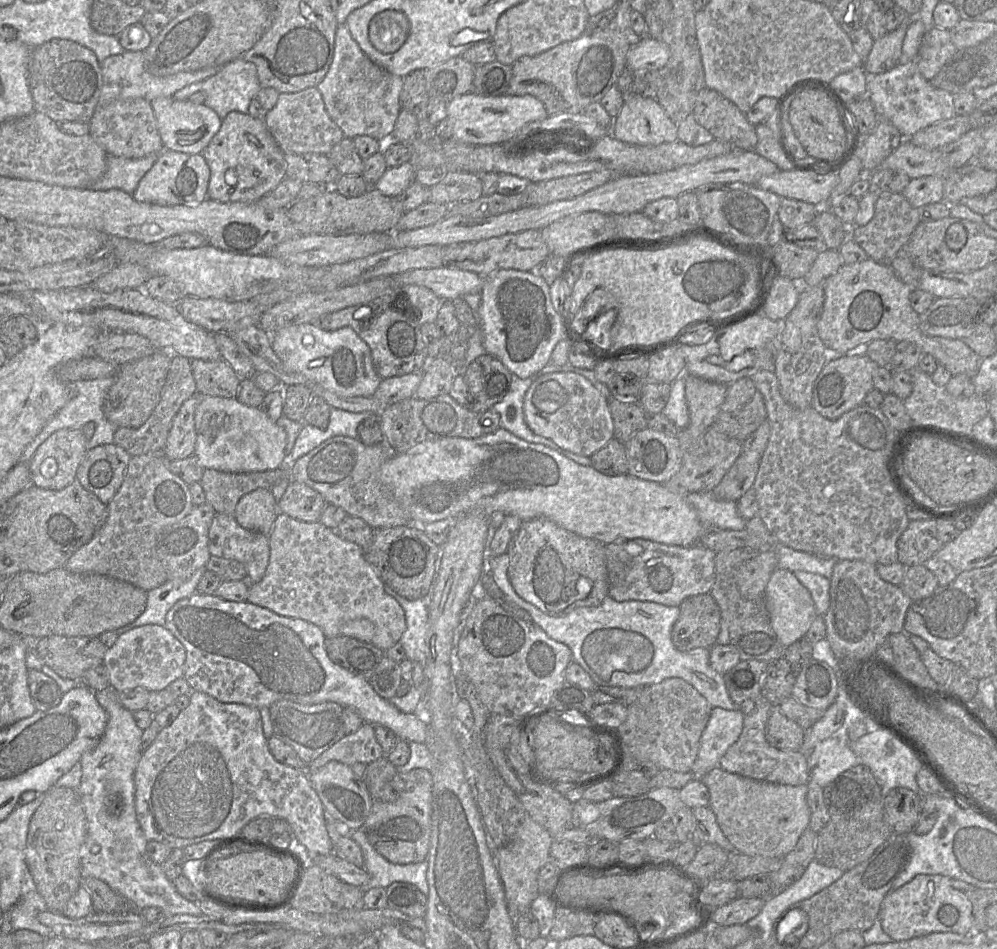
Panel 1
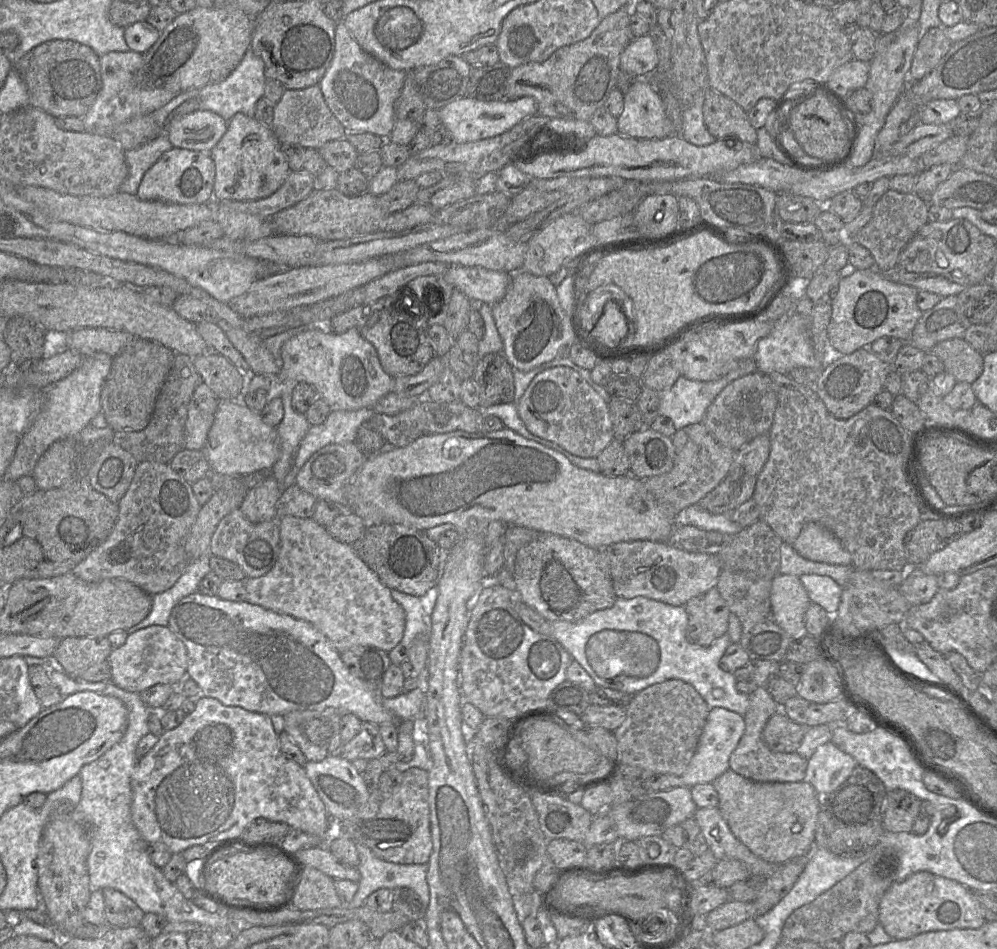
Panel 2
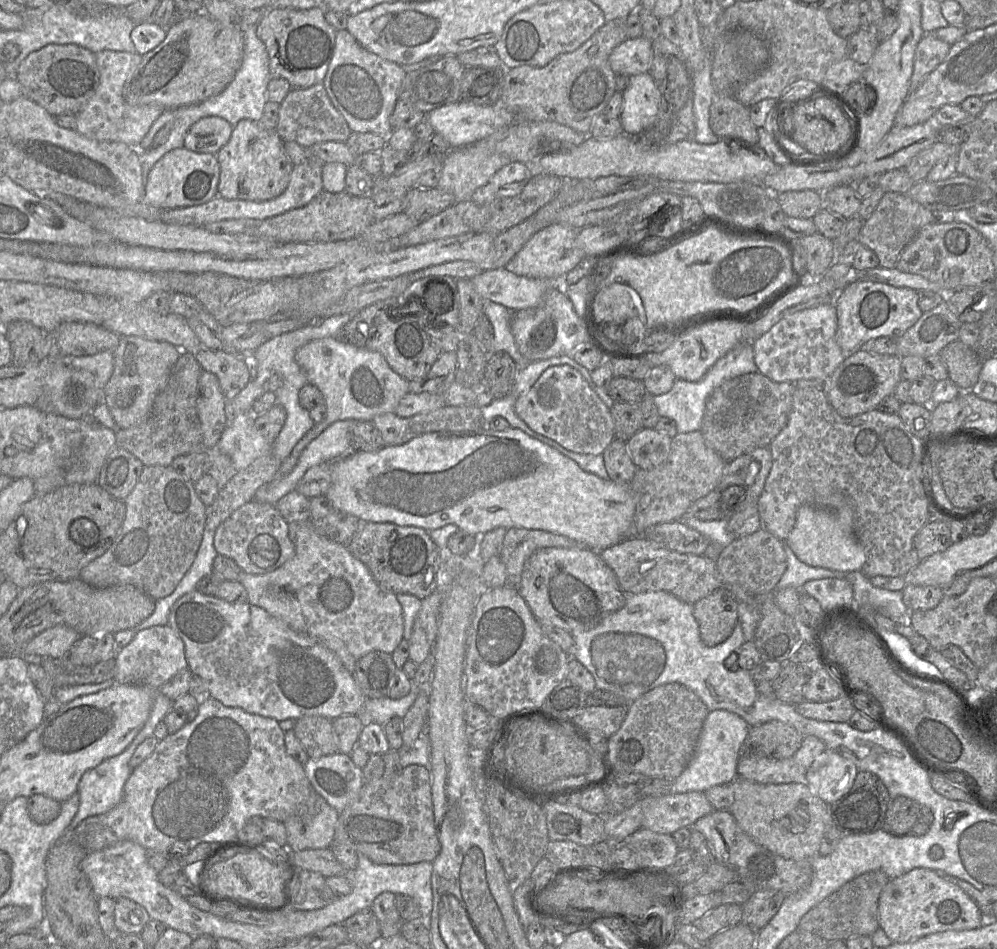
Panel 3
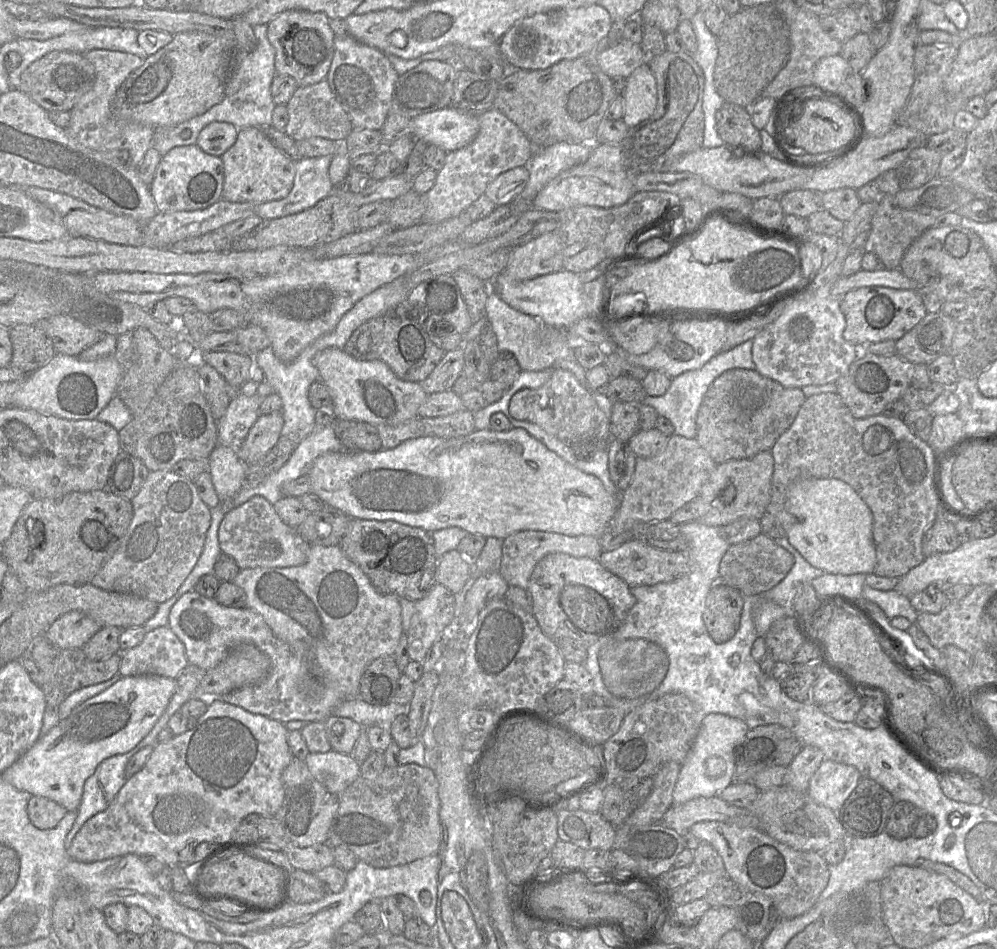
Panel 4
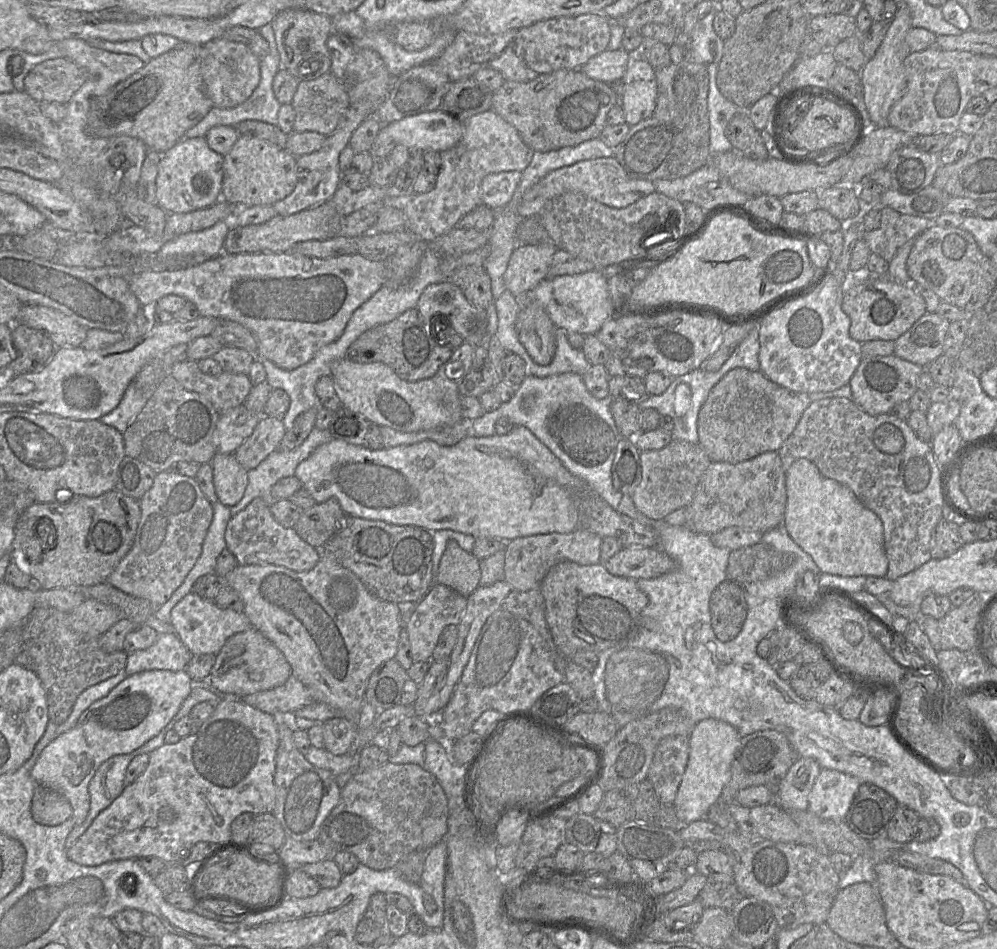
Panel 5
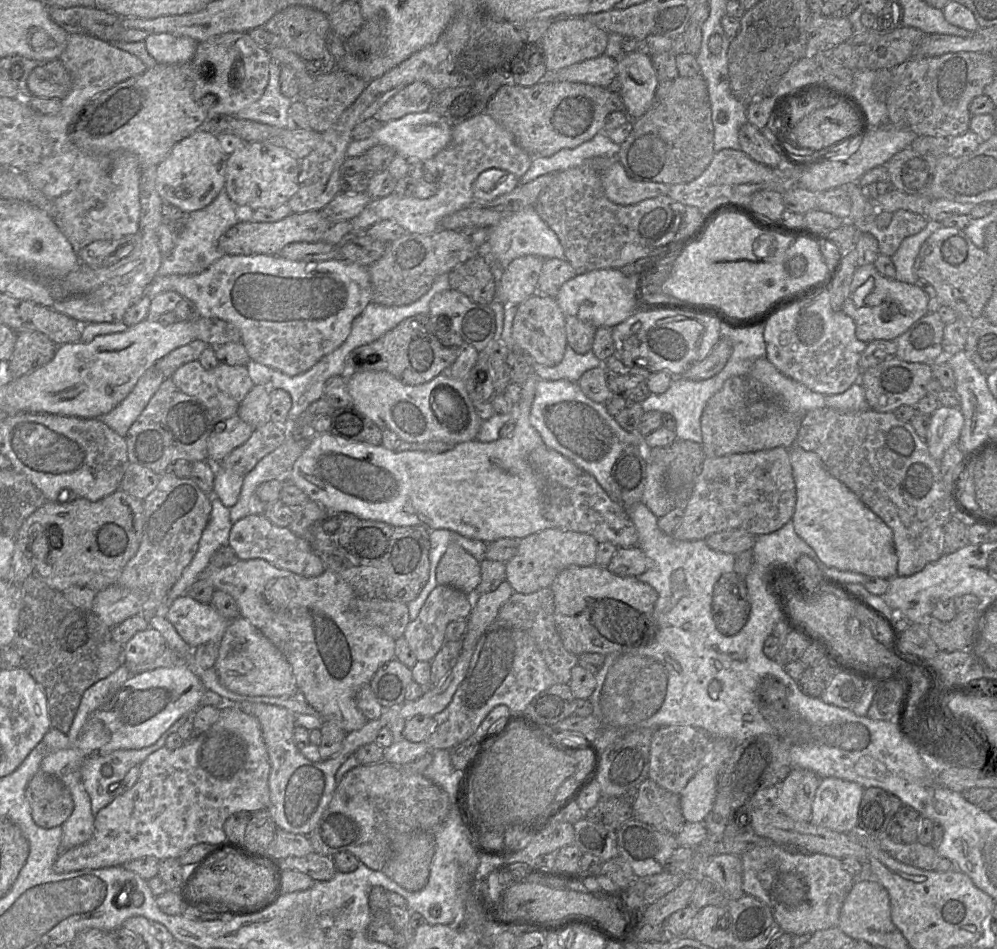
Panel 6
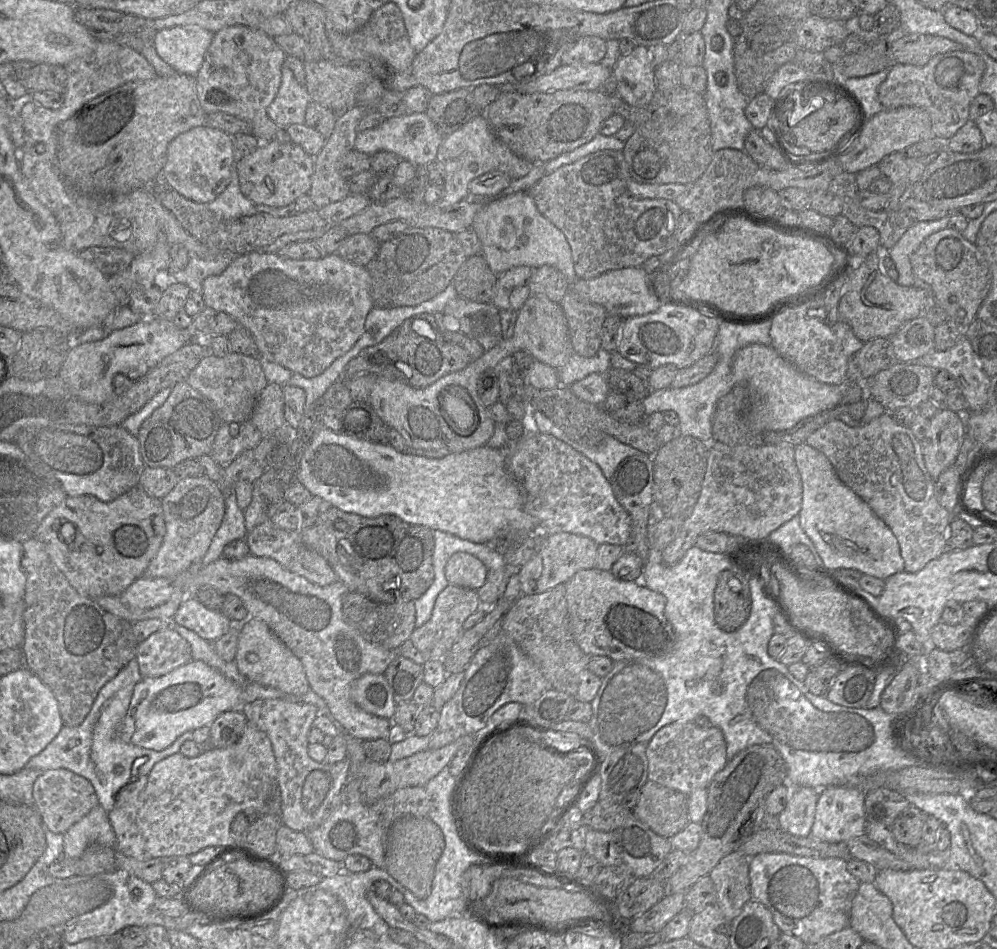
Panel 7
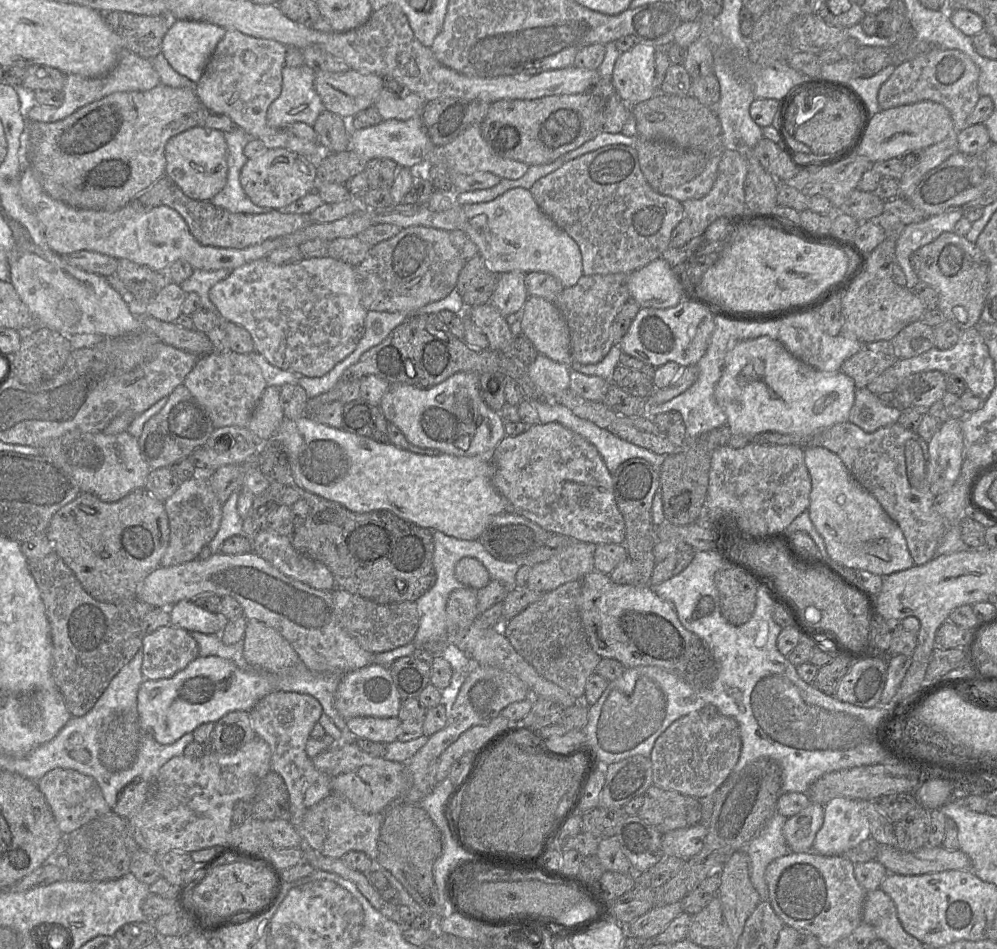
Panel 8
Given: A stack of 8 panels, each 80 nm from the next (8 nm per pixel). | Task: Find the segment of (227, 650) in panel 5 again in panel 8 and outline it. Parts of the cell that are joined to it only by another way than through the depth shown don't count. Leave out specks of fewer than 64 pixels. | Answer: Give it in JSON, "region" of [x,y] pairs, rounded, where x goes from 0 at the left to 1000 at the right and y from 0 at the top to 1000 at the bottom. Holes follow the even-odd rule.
{"region":[[[249,653],[243,679],[248,699],[264,707],[288,706],[301,697],[283,669],[258,653]]]}

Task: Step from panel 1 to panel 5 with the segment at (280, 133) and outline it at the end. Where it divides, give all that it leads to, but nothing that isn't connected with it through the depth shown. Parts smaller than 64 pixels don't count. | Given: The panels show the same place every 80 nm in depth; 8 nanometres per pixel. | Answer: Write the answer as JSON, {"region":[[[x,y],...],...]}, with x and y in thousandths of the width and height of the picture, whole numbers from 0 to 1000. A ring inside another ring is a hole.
{"region":[[[333,77],[313,85],[300,86],[292,112],[296,118],[294,139],[319,139],[325,143],[334,140],[351,112],[351,104],[343,86]]]}

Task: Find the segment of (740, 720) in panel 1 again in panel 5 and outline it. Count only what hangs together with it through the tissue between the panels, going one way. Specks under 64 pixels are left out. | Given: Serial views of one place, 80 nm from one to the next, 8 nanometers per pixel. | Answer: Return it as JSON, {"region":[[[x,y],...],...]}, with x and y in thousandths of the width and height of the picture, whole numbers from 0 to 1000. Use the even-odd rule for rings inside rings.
{"region":[[[710,757],[698,763],[691,777],[690,804],[675,845],[683,869],[706,862],[712,850],[721,844],[732,822],[734,803],[743,779],[740,770],[726,760]]]}

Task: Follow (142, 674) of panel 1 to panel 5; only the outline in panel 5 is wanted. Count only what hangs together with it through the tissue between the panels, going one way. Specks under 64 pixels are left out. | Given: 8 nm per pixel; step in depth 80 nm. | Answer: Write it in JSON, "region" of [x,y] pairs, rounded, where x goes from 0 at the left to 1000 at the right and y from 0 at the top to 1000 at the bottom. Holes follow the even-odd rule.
{"region":[[[176,666],[161,667],[150,682],[128,689],[124,706],[128,712],[149,706],[182,707],[192,693],[193,689]]]}

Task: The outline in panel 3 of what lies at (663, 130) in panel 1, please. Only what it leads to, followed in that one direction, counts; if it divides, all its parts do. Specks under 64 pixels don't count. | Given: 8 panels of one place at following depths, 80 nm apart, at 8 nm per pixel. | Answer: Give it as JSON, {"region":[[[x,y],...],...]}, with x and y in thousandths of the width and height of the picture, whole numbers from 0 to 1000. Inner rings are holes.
{"region":[[[651,76],[632,81],[632,90],[625,99],[621,126],[625,141],[641,143],[656,132],[661,115],[661,98]]]}

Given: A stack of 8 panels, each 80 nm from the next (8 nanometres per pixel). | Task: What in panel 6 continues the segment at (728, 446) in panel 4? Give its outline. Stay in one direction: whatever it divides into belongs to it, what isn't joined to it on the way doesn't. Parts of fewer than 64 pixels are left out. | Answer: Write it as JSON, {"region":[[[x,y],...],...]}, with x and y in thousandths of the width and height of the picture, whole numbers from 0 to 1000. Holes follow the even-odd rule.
{"region":[[[752,395],[734,396],[708,424],[702,448],[703,470],[708,482],[723,482],[731,478],[750,477],[770,474],[778,471],[792,472],[798,464],[805,436],[796,436],[786,431],[785,427],[766,407]]]}

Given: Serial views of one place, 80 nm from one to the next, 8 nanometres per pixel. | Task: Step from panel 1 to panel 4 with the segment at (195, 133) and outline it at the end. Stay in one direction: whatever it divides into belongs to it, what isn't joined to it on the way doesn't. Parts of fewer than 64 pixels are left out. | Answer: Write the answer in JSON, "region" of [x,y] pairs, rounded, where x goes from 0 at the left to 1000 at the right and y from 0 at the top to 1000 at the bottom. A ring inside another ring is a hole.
{"region":[[[213,129],[202,137],[196,152],[208,162],[222,165],[235,153],[239,138],[232,130]]]}

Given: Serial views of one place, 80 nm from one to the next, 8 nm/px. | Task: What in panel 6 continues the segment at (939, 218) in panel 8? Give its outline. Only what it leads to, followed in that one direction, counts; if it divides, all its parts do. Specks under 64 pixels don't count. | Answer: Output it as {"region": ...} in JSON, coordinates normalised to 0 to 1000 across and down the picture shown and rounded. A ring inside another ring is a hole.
{"region":[[[931,232],[930,237],[923,244],[904,255],[900,264],[894,270],[899,286],[898,295],[910,299],[919,298],[921,292],[916,286],[918,272],[928,253],[944,239],[946,239],[944,234]]]}

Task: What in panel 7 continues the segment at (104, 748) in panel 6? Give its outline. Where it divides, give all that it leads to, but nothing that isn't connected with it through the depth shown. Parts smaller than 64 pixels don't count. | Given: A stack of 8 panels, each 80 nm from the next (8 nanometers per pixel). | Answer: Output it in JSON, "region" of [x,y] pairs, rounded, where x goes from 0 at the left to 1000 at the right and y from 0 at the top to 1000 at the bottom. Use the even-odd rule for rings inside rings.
{"region":[[[191,695],[169,710],[142,714],[136,721],[120,777],[146,789],[164,790],[185,771],[212,764],[224,750],[241,748],[244,742],[243,725],[207,699]],[[101,848],[95,849],[63,880],[63,901],[67,904],[78,905],[91,889],[100,889],[116,895],[116,881],[108,863],[108,856]]]}

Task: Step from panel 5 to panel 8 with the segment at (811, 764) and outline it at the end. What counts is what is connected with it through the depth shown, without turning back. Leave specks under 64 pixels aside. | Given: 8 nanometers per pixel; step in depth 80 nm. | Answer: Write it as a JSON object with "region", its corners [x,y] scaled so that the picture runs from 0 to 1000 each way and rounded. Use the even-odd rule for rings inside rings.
{"region":[[[813,846],[800,858],[789,862],[785,870],[785,881],[795,899],[815,897],[819,877],[825,869],[826,849]]]}

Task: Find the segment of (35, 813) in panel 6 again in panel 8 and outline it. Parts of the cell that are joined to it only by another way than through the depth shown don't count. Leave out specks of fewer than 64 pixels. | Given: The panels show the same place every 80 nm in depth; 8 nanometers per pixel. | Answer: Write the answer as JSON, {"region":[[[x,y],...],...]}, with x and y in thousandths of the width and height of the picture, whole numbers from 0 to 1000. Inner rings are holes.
{"region":[[[55,809],[36,825],[64,881],[112,854],[107,848],[97,824],[76,811]]]}

